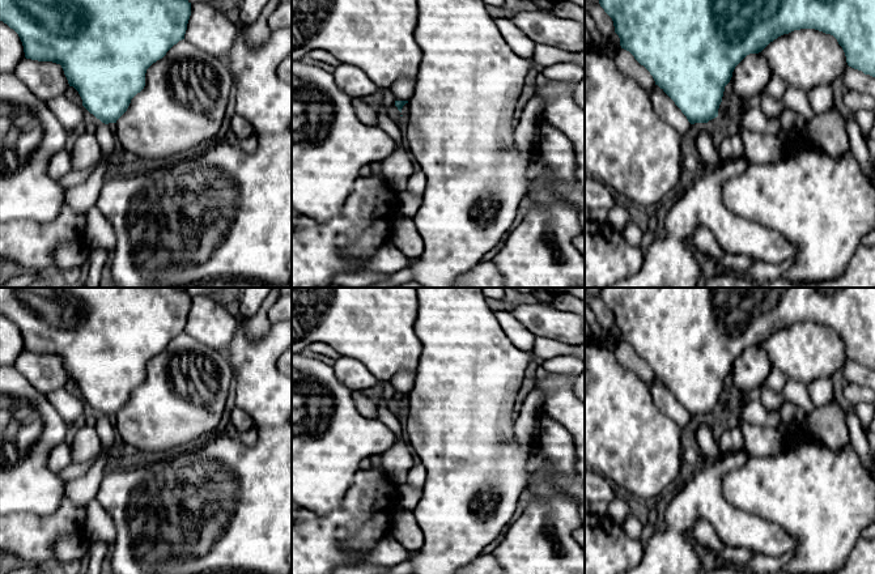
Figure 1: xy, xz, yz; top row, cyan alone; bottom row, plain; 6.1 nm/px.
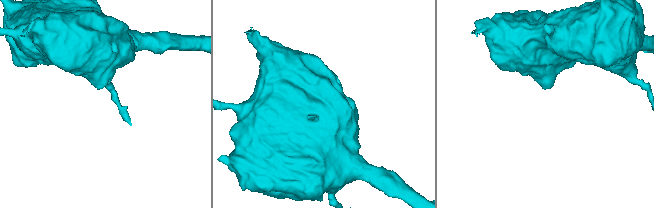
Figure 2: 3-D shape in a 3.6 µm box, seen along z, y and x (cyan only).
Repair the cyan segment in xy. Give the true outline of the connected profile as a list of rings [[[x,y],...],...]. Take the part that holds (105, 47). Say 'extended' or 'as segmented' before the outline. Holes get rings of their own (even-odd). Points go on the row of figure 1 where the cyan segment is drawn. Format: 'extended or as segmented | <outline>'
as segmented | [[[0,0],[0,21],[18,34],[25,58],[60,64],[69,86],[73,86],[78,92],[82,106],[105,124],[116,123],[127,111],[131,99],[144,89],[146,69],[162,59],[174,44],[184,39],[190,16],[191,3],[188,0]]]

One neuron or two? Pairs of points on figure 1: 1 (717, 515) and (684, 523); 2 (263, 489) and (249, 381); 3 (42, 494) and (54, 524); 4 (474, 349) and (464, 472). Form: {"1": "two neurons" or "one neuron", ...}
{"1": "one neuron", "2": "one neuron", "3": "two neurons", "4": "one neuron"}

